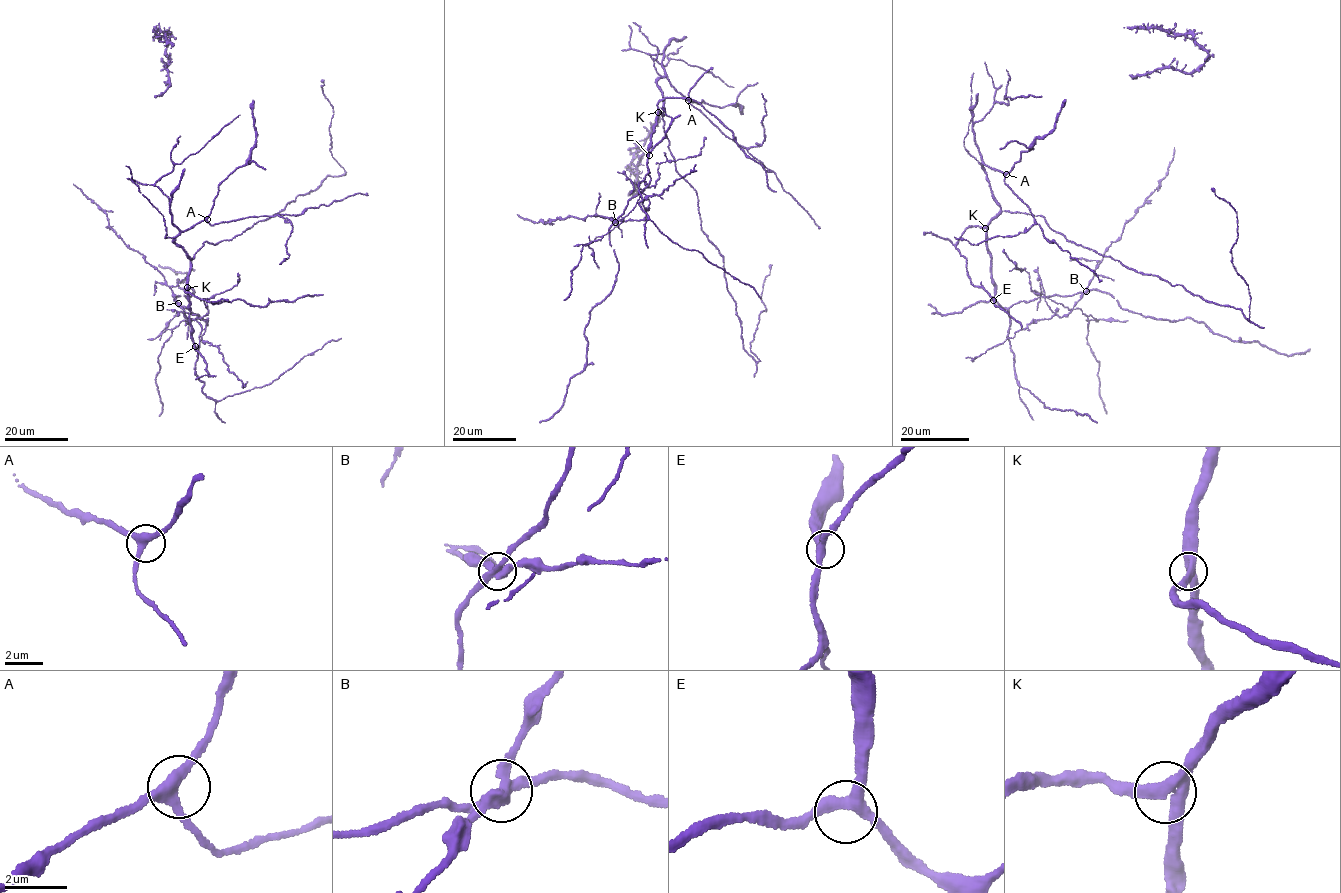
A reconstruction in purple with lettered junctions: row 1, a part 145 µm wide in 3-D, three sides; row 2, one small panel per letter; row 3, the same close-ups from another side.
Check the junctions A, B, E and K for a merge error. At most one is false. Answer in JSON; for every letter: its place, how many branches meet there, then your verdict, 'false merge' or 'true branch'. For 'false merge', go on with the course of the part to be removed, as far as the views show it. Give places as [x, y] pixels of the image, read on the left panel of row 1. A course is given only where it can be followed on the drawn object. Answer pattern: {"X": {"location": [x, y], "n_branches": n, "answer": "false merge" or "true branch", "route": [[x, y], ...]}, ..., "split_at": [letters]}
{"A": {"location": [207, 219], "n_branches": 3, "answer": "true branch"}, "B": {"location": [178, 303], "n_branches": 3, "answer": "false merge", "route": [[178, 303], [207, 324], [196, 318], [186, 324], [182, 321], [164, 343], [155, 382], [162, 404], [159, 415]]}, "E": {"location": [195, 346], "n_branches": 3, "answer": "true branch"}, "K": {"location": [187, 287], "n_branches": 3, "answer": "true branch"}, "split_at": ["B"]}

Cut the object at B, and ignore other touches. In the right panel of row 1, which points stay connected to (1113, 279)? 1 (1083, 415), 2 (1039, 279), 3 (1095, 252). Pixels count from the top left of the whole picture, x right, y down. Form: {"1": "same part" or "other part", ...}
{"1": "other part", "2": "same part", "3": "other part"}

